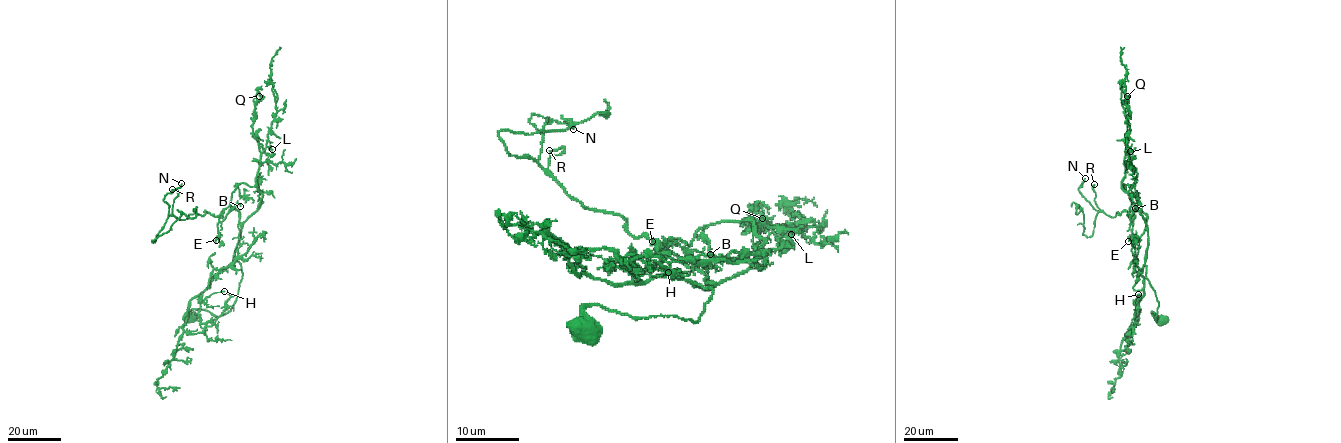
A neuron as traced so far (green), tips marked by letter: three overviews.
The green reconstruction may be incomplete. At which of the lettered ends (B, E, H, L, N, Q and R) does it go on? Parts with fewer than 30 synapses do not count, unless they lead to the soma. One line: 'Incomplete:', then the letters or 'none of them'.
Incomplete: N

